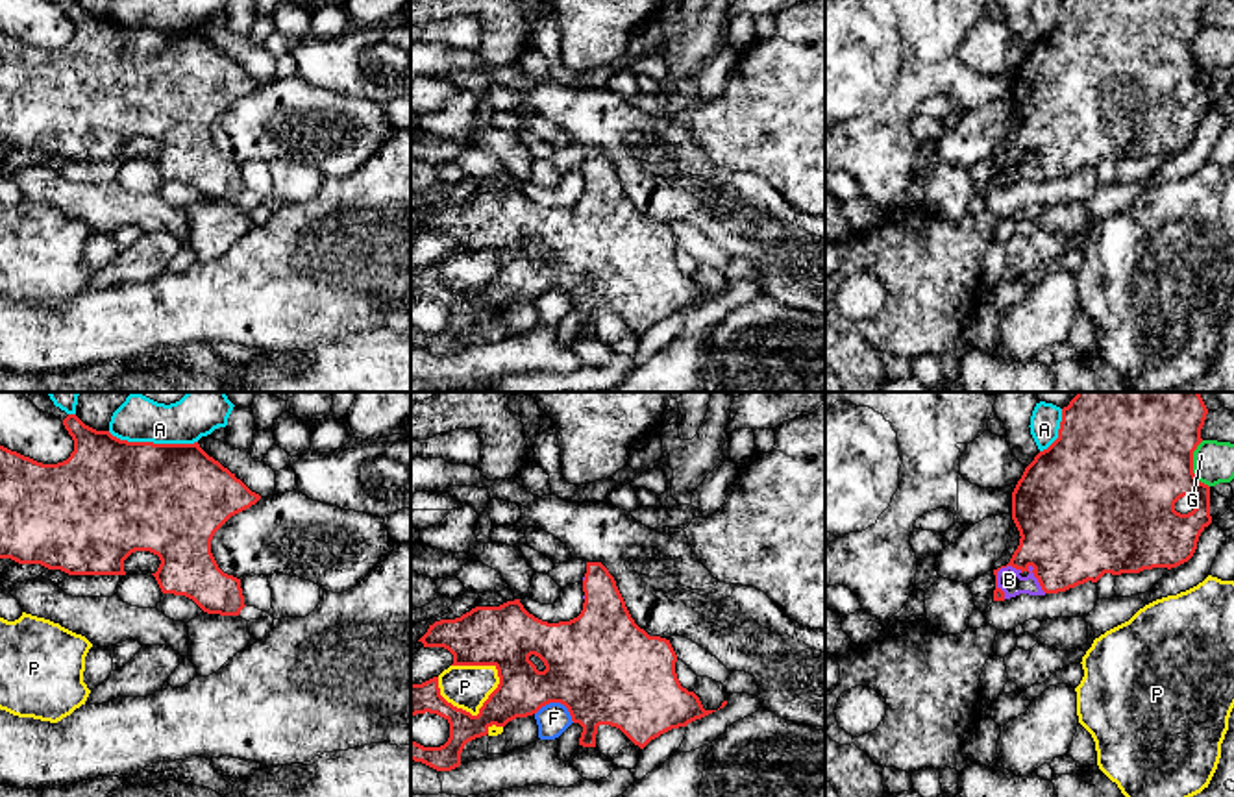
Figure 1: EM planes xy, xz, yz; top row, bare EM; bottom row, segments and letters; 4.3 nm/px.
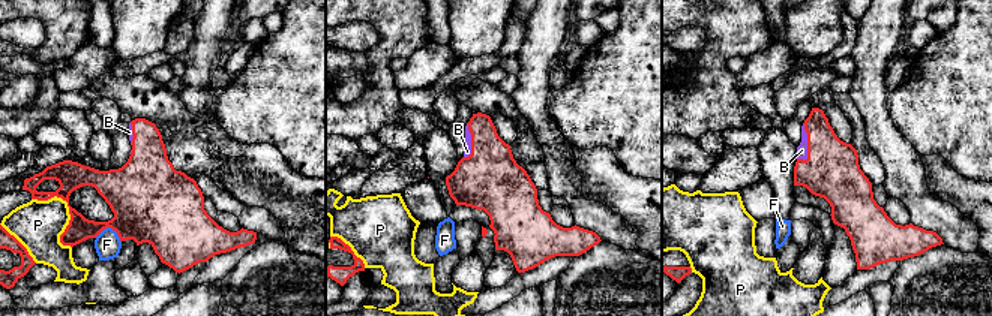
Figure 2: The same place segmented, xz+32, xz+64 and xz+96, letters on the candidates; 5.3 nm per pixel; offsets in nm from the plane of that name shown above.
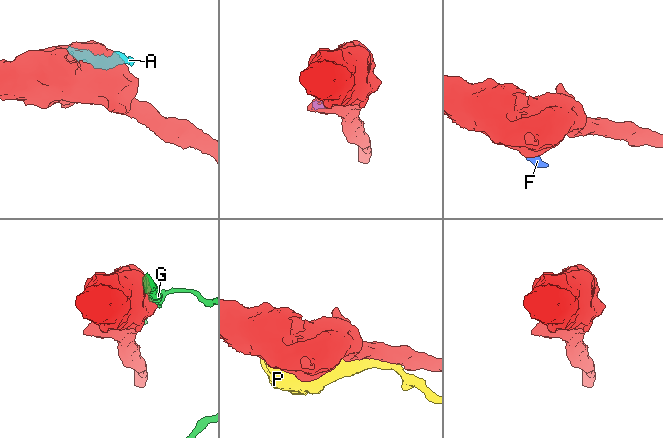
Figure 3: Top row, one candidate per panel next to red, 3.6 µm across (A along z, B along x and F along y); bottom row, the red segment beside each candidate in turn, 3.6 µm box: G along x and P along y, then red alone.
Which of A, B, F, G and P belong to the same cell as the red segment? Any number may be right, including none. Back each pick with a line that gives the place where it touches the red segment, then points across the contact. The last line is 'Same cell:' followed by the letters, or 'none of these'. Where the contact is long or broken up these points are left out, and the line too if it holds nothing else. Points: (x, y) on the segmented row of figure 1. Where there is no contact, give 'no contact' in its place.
B: meets red in yz at (996, 579)
Same cell: B

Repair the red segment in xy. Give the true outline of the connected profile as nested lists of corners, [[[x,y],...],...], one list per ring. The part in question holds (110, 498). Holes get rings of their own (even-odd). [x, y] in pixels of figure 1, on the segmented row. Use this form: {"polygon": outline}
{"polygon": [[[68,414],[63,425],[74,440],[74,451],[57,464],[43,464],[0,446],[0,558],[41,564],[68,575],[126,575],[124,560],[135,551],[150,551],[161,560],[152,575],[163,594],[185,595],[207,614],[239,616],[246,607],[241,579],[218,568],[211,540],[231,516],[255,505],[261,496],[198,442],[128,442],[85,425],[76,414]]]}

